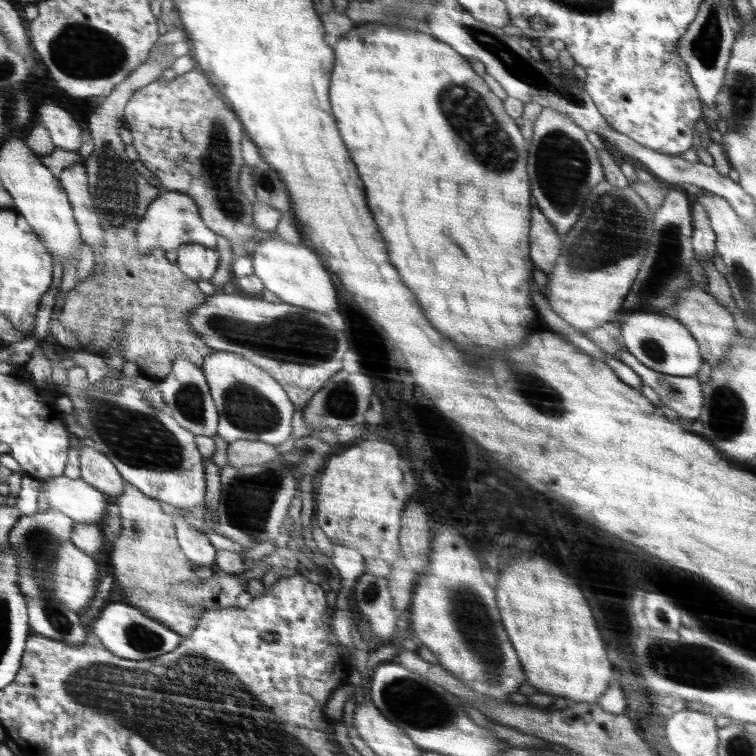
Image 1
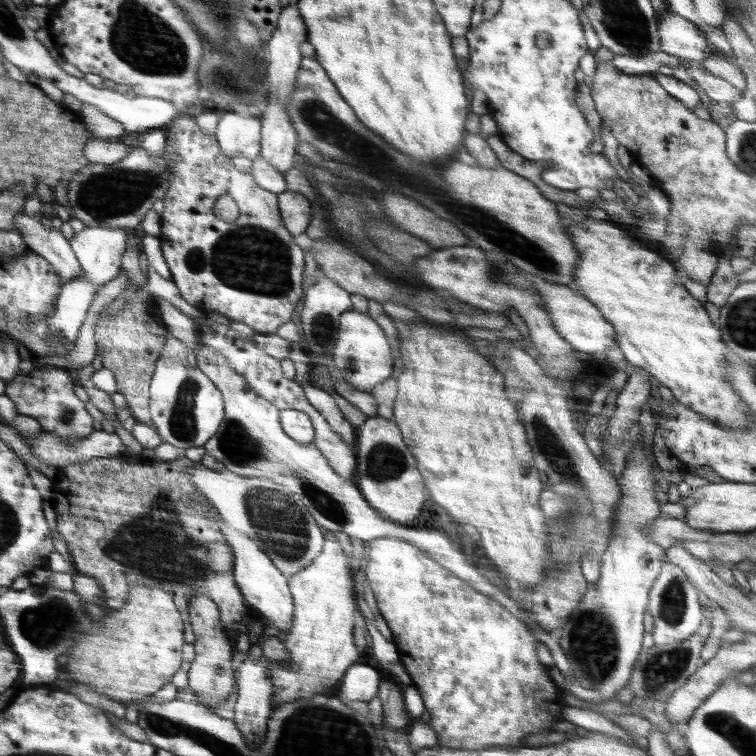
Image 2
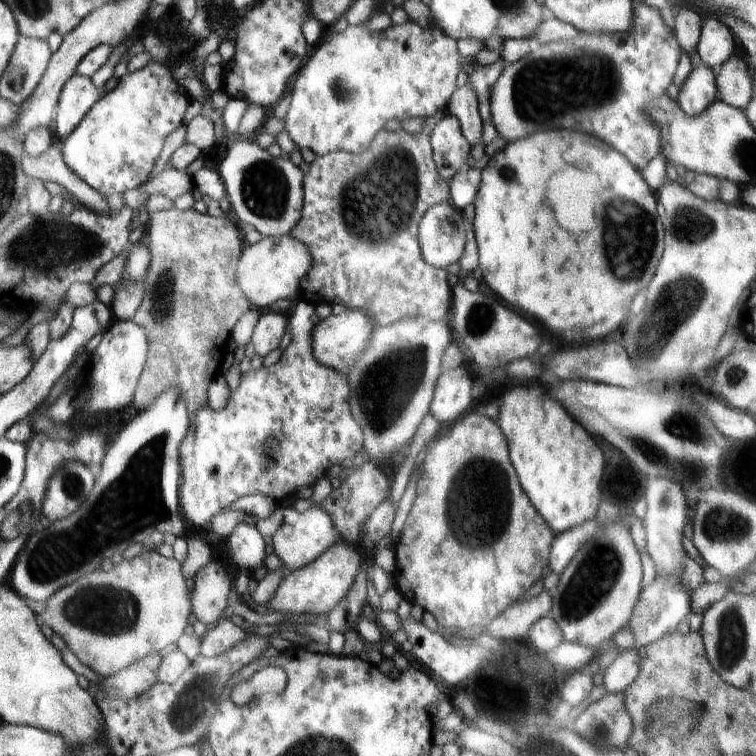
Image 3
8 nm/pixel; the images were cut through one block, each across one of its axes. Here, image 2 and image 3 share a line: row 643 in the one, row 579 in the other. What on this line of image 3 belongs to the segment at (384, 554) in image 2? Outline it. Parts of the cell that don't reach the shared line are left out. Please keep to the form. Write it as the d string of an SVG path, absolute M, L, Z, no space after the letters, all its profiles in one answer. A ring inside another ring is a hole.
M474 407L461 418L449 425L450 432L444 428L444 436L438 435L433 441L428 443L428 452L420 467L420 478L416 484L416 498L412 503L412 508L408 513L408 518L404 522L400 540L395 544L396 552L396 568L400 570L392 570L391 574L395 587L398 588L401 596L408 600L412 605L418 604L422 610L430 612L438 625L446 629L466 630L473 626L486 628L488 622L494 620L496 616L502 614L512 602L518 602L522 596L528 592L528 589L535 583L538 578L544 575L544 568L548 564L548 550L552 548L552 538L556 536L554 532L550 532L542 518L536 516L536 510L532 510L532 504L528 502L528 498L524 496L524 492L520 490L518 482L516 482L516 472L512 470L512 464L508 460L508 444L498 428L497 421L488 418L482 414L478 407Z

